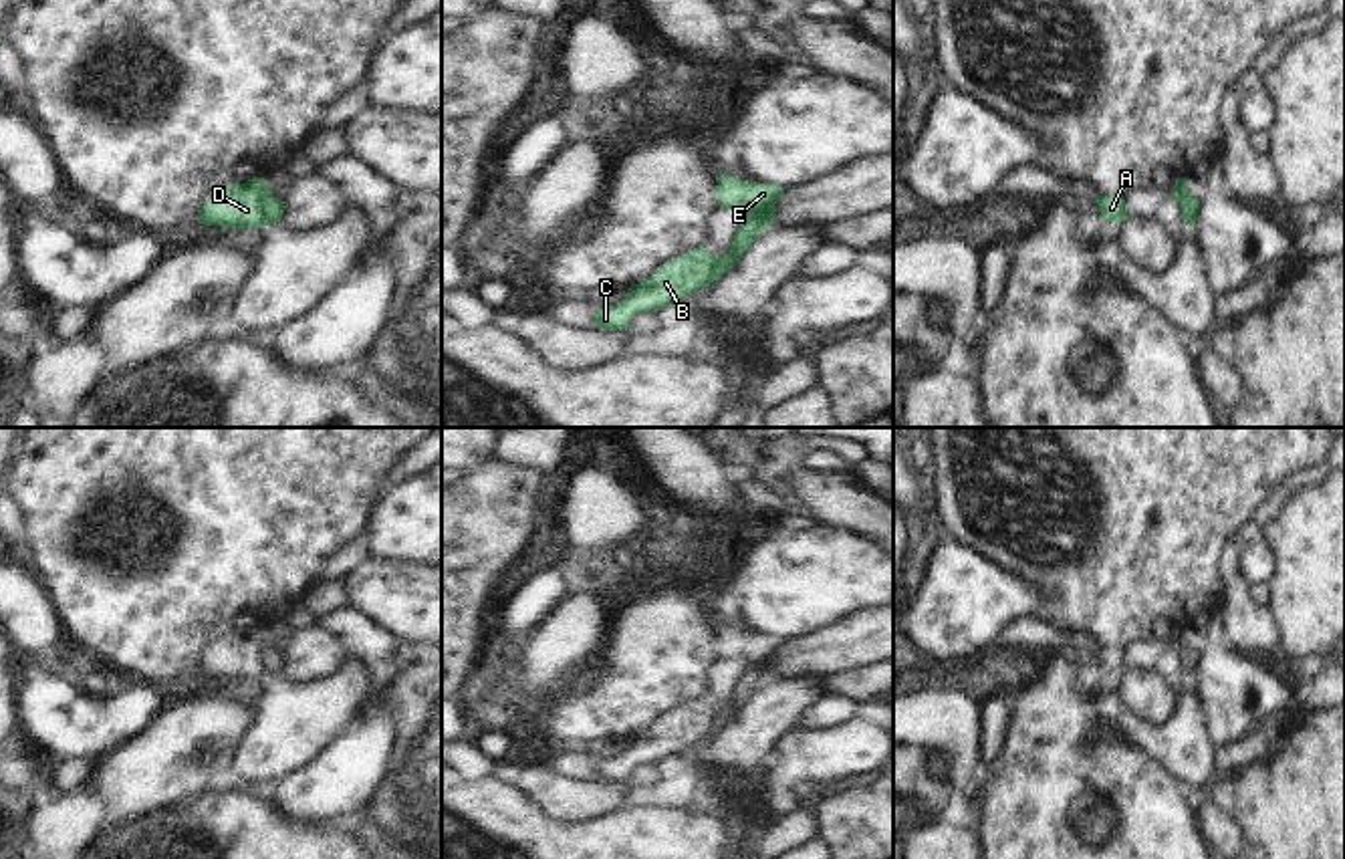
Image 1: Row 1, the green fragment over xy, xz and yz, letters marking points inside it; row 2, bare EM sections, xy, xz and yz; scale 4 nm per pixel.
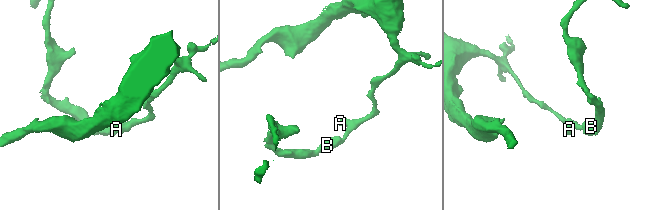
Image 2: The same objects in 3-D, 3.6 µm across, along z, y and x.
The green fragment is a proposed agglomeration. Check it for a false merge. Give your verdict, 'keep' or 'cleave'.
cleave

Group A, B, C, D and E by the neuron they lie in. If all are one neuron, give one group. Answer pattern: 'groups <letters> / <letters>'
groups A E / B C D

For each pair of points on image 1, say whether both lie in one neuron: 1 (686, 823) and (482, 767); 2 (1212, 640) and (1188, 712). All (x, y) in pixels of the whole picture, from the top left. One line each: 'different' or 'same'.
1: different
2: different

